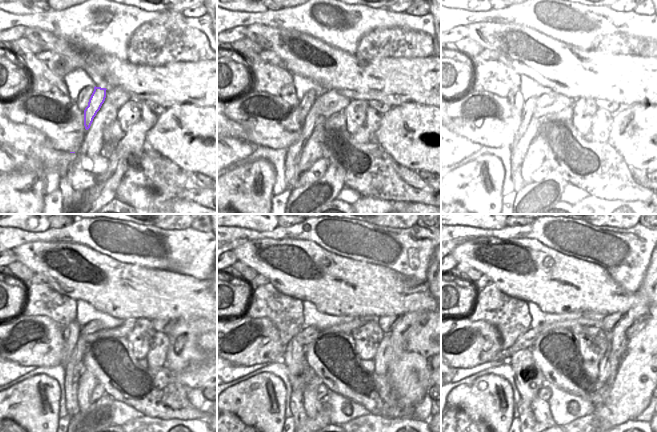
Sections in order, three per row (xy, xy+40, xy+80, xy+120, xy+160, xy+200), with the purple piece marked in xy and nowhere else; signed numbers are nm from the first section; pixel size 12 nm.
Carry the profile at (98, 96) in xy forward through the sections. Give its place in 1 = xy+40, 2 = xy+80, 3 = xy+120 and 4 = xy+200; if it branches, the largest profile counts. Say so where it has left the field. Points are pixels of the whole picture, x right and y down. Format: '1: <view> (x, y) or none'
1: xy+40 (293, 156)
2: xy+80 (520, 147)
3: xy+120 (73, 372)
4: xy+200 (525, 414)

